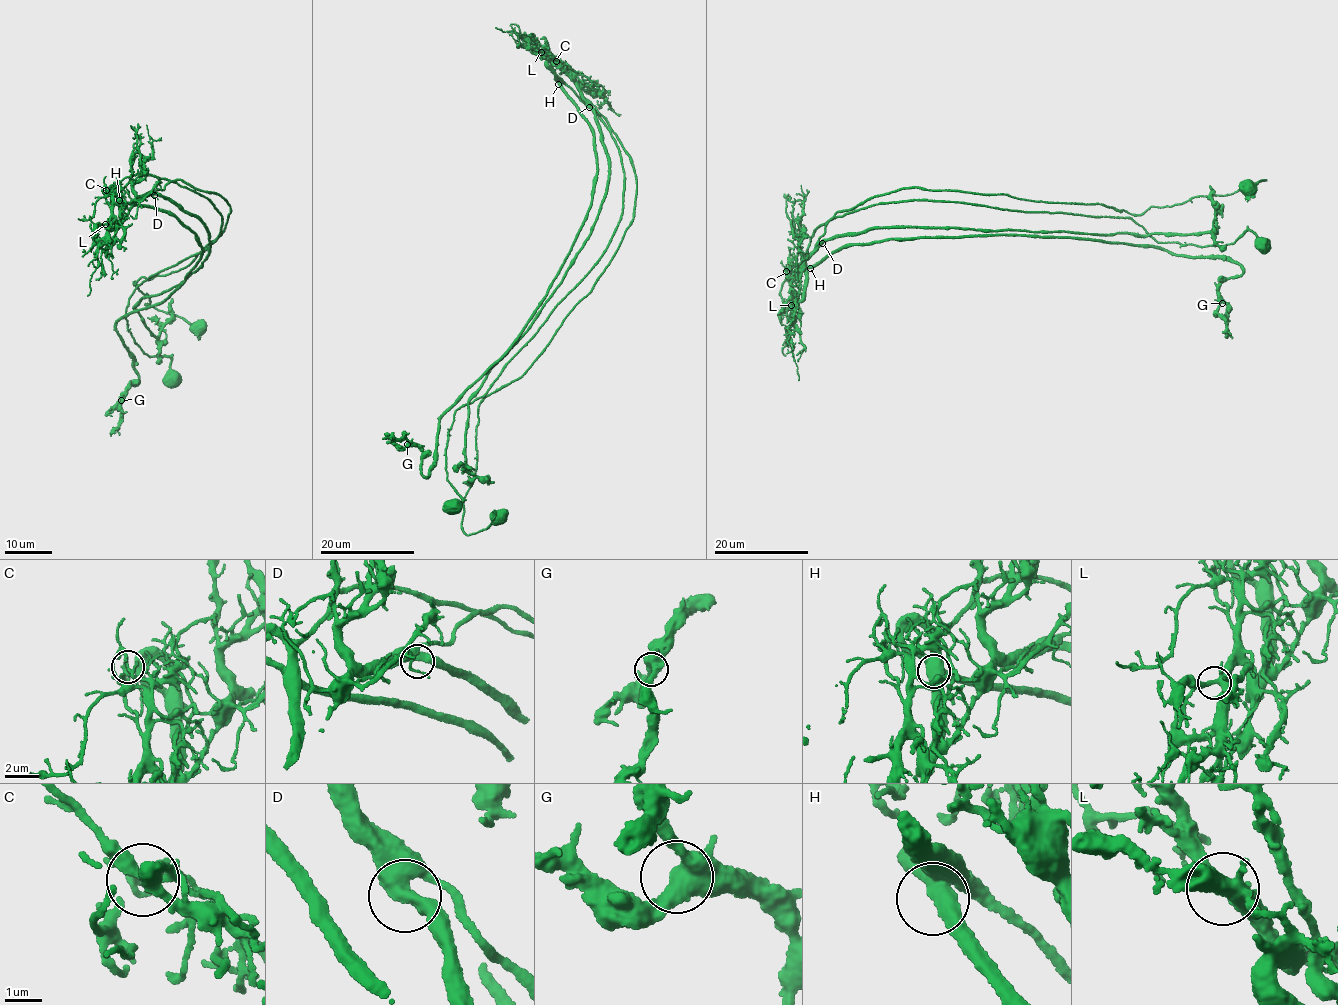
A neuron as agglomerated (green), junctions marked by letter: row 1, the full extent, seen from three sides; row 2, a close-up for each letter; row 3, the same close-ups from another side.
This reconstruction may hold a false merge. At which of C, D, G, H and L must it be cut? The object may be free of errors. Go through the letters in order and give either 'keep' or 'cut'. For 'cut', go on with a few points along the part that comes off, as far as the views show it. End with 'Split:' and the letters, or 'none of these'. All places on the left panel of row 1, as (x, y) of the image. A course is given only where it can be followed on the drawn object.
C: cut; foreign part runs (106, 190), (123, 205), (178, 179), (230, 205), (222, 234), (193, 262), (133, 283), (145, 304), (205, 328)
D: keep
G: keep
H: keep
L: keep
Split: C

